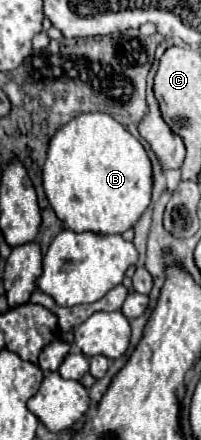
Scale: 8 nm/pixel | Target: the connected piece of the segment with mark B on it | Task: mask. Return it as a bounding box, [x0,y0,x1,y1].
[42,113,152,233]

